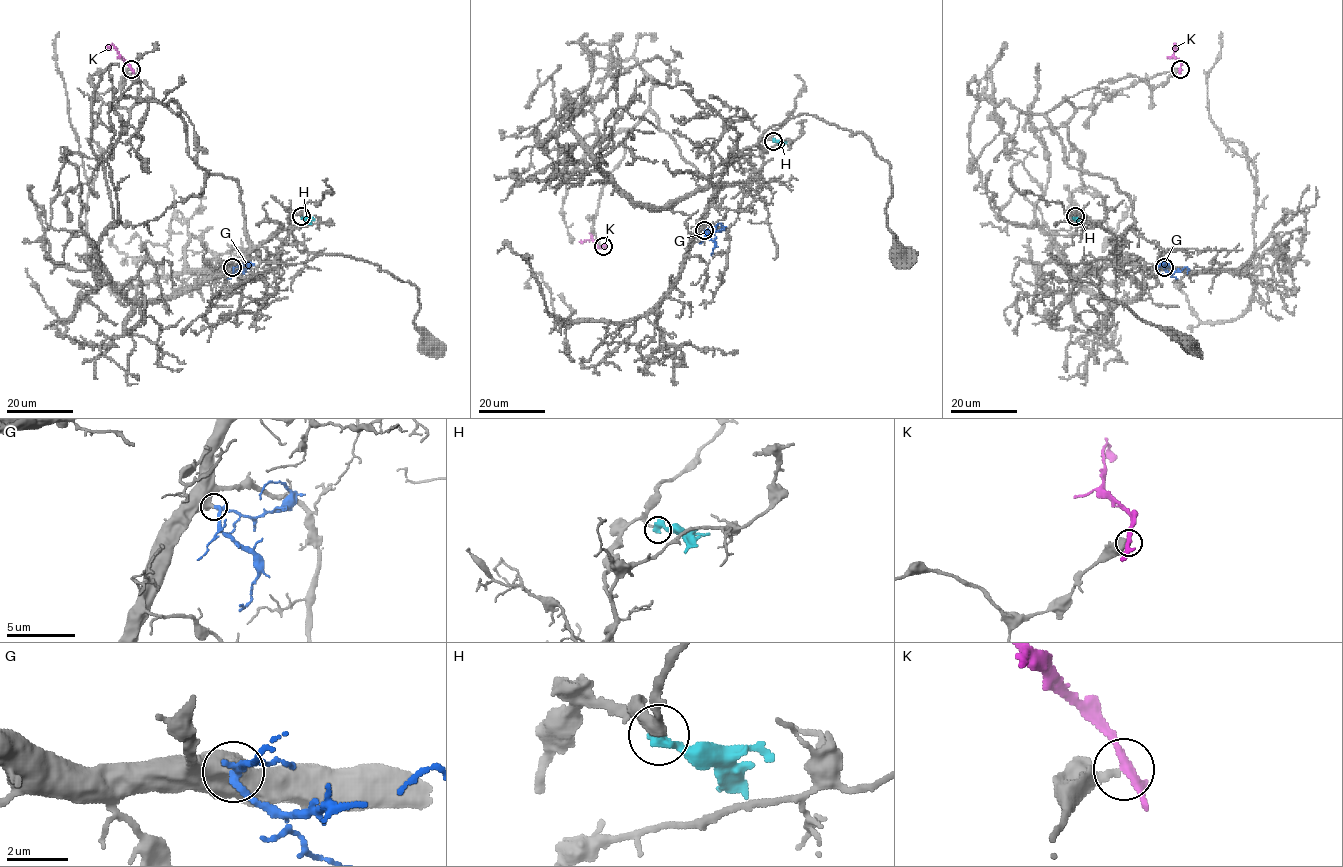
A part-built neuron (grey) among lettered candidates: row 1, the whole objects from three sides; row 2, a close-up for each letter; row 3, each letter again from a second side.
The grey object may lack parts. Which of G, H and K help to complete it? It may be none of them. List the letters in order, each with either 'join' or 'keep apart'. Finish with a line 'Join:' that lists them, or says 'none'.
G: join
H: keep apart
K: keep apart
Join: G

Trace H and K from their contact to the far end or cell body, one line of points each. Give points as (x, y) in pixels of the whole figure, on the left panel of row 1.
H: (301, 216), (314, 220)
K: (131, 69), (112, 45), (107, 45)

